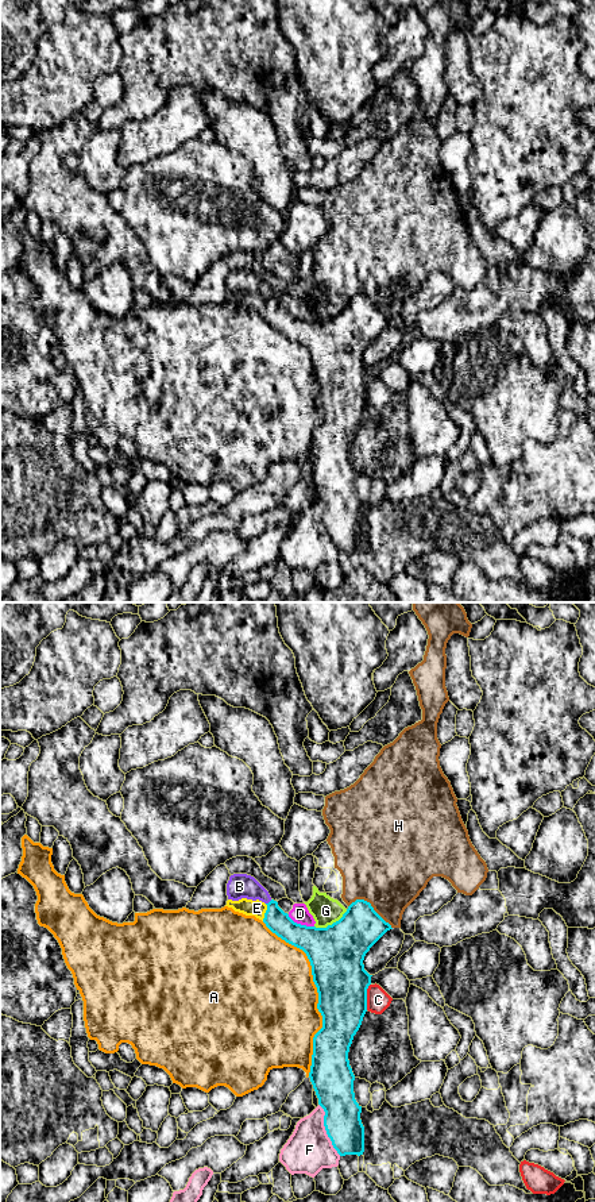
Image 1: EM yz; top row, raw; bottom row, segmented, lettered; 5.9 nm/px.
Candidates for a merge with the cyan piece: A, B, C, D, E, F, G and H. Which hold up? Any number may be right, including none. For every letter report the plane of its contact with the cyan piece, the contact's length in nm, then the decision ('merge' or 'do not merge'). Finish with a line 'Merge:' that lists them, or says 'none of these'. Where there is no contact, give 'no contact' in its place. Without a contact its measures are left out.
A: meets cyan in yz; contact 950 nm long; do not merge
B: meets cyan in yz; contact 50 nm long; do not merge
C: meets cyan in yz; contact 160 nm long; do not merge
D: meets cyan in yz; contact 180 nm long; do not merge
E: meets cyan in yz; contact 110 nm long; merge
F: meets cyan in yz; contact 340 nm long; do not merge
G: meets cyan in yz; contact 220 nm long; do not merge
H: meets cyan in yz; contact 300 nm long; do not merge
Merge: E

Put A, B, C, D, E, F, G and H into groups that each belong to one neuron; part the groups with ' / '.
A / B / C / D / E / F / G H

